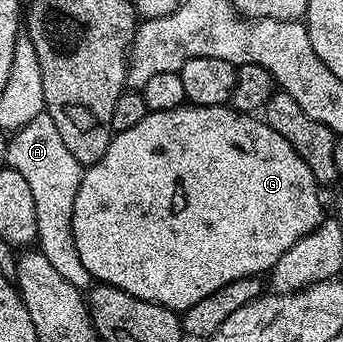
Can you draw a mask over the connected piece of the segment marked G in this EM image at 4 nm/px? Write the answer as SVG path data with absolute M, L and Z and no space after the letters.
M183 105L167 111L151 111L144 117L144 121L140 121L140 125L117 132L111 139L104 157L83 170L72 213L72 236L75 238L81 264L90 274L91 280L119 287L124 289L124 293L132 293L132 297L159 303L162 307L171 307L173 311L181 313L196 305L196 301L204 301L208 293L216 293L216 289L232 281L258 277L269 272L270 268L276 265L278 258L288 253L292 245L296 245L296 241L300 241L322 224L324 212L318 191L320 185L312 177L312 169L304 165L304 157L300 157L300 153L296 153L296 149L292 149L292 145L288 145L288 141L284 141L284 137L280 137L276 129L269 127L265 118L255 117L244 111L235 111L229 105Z

